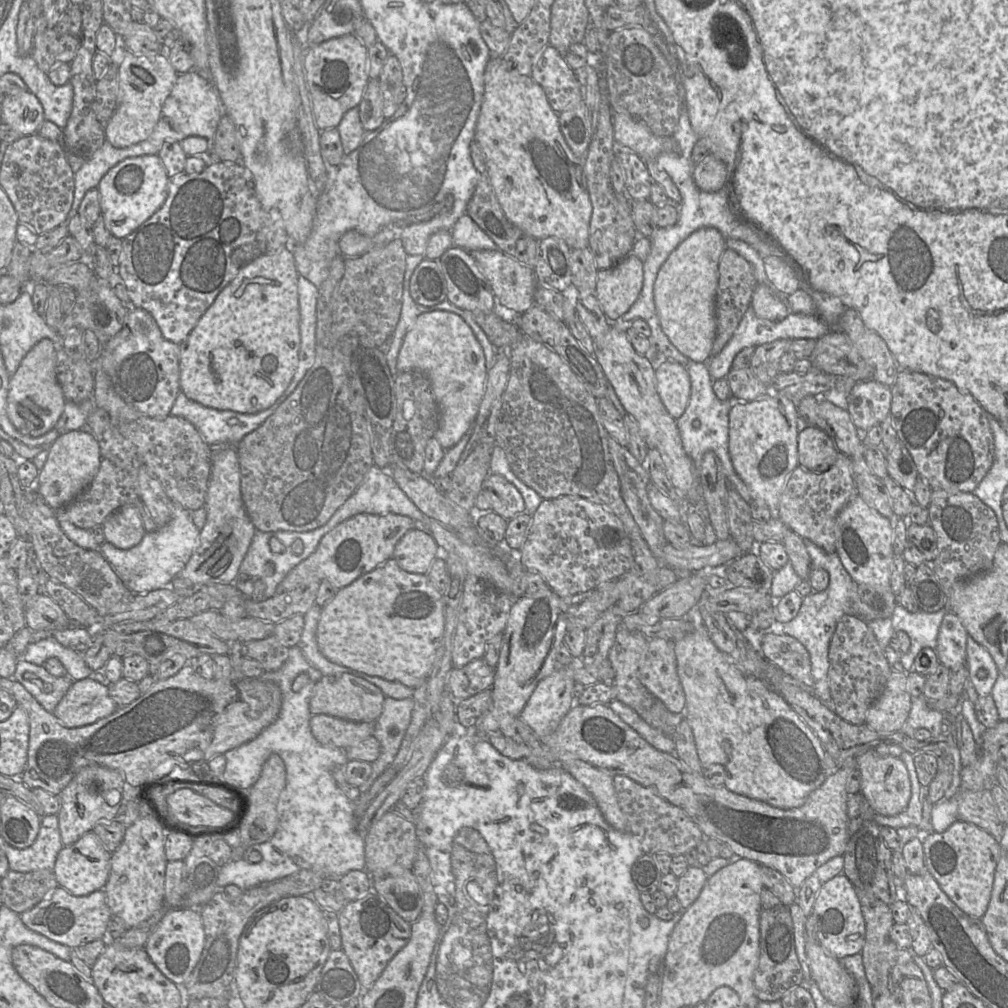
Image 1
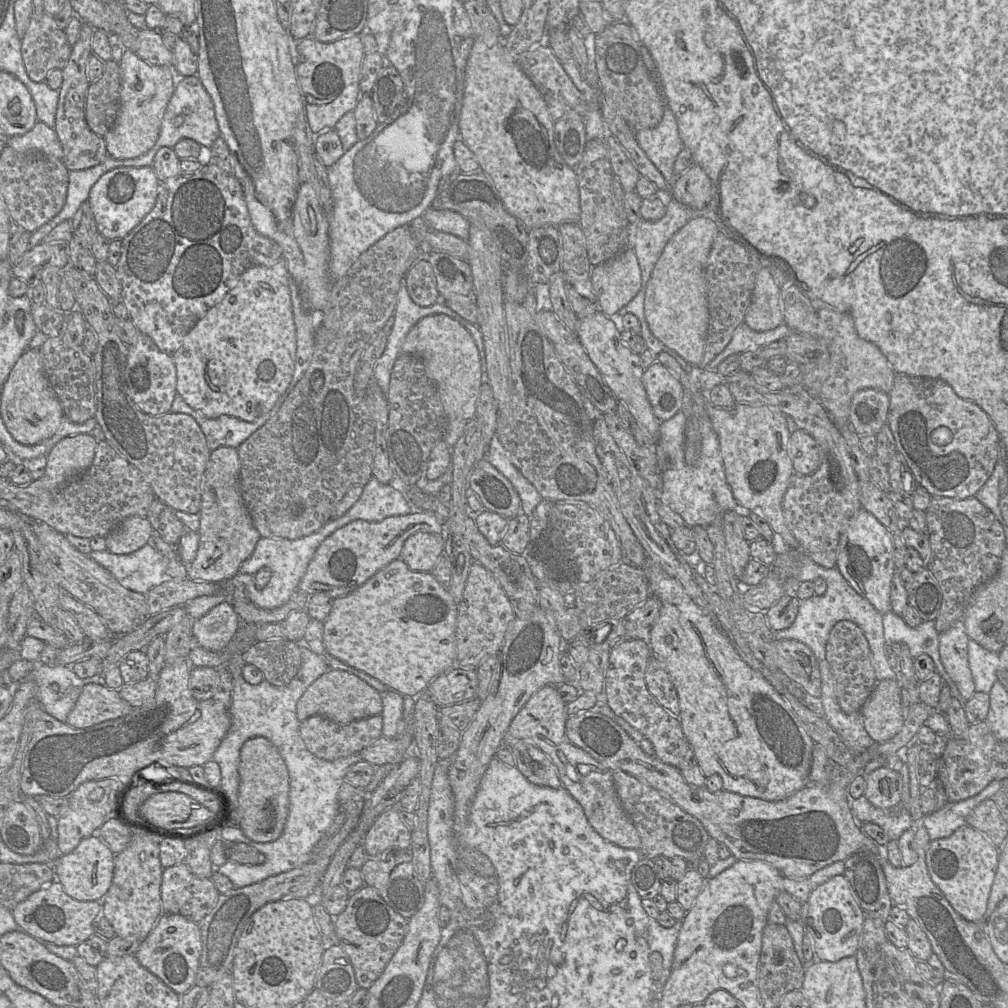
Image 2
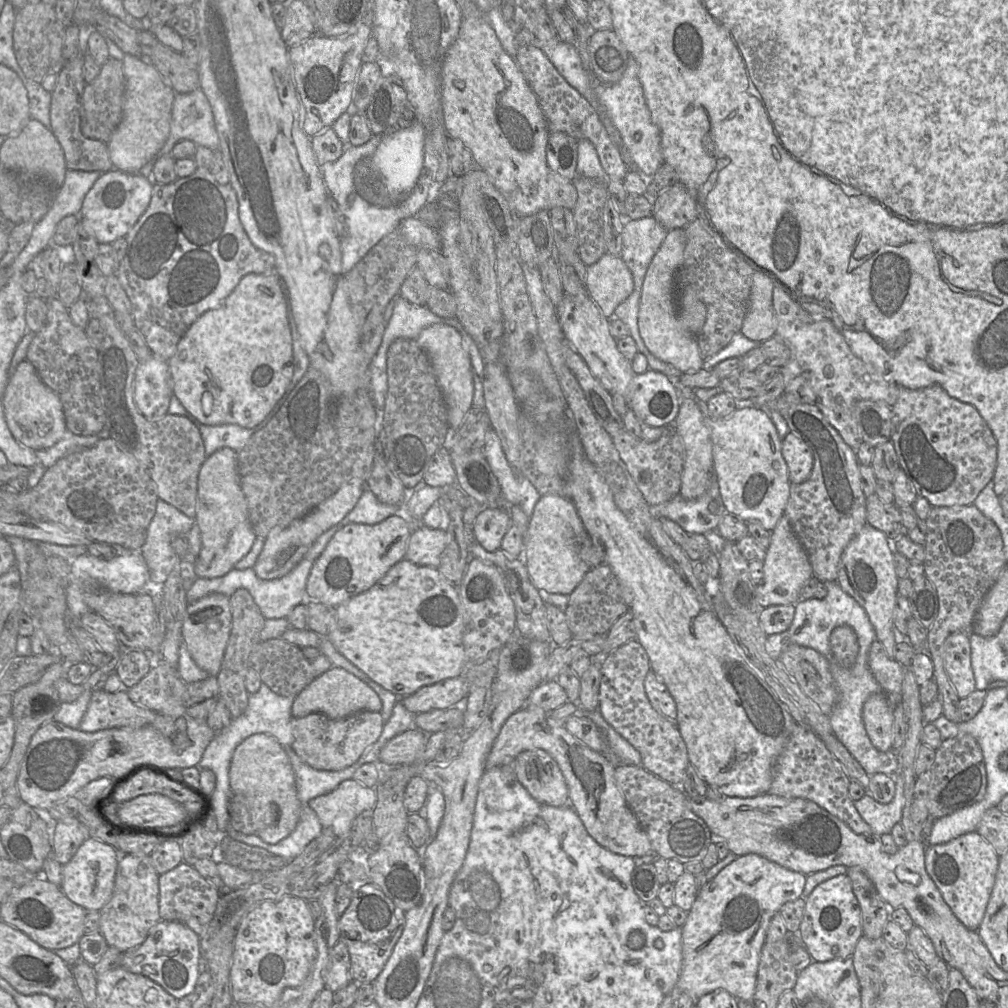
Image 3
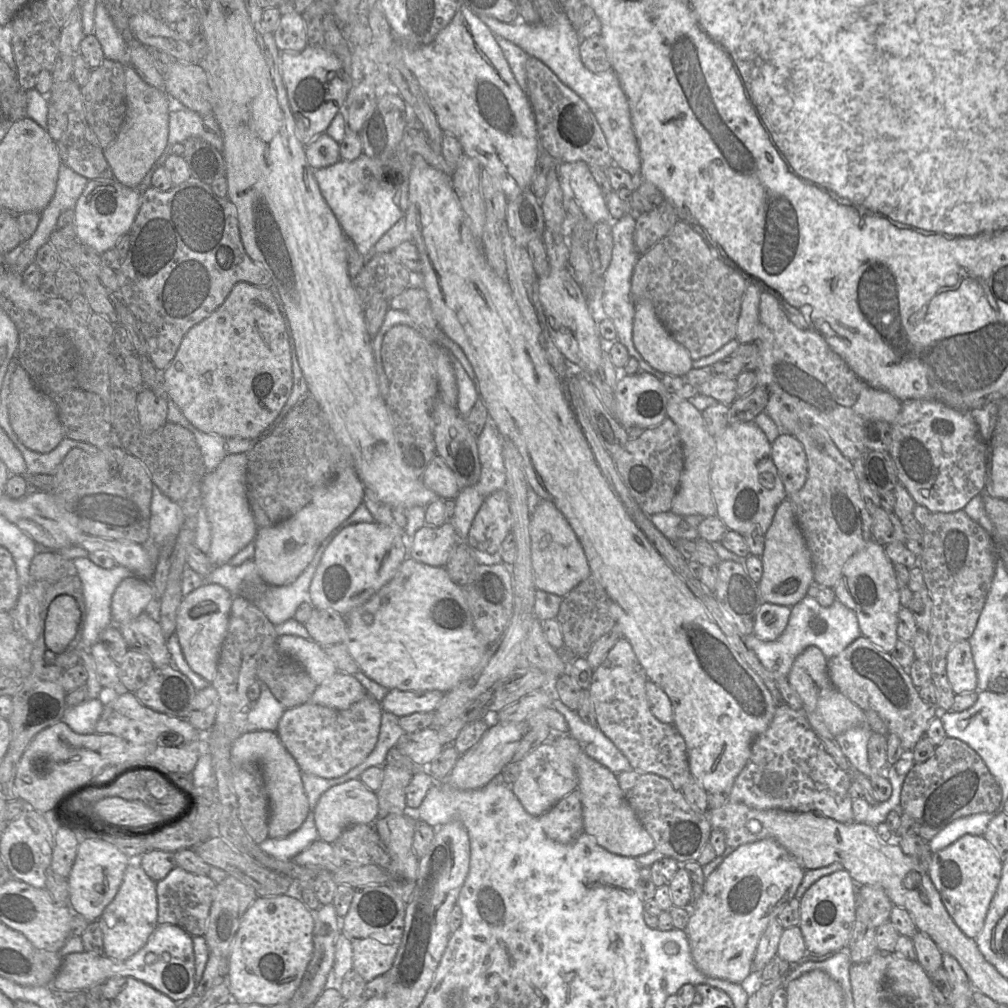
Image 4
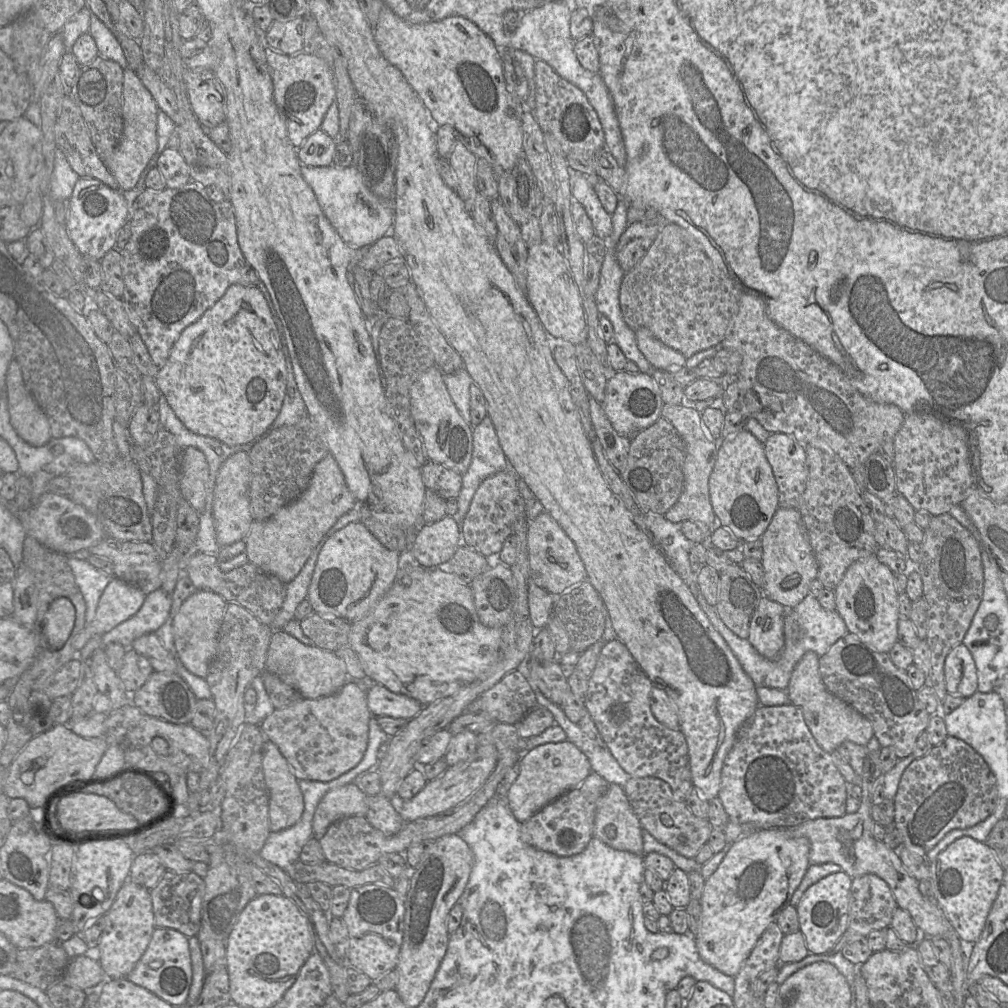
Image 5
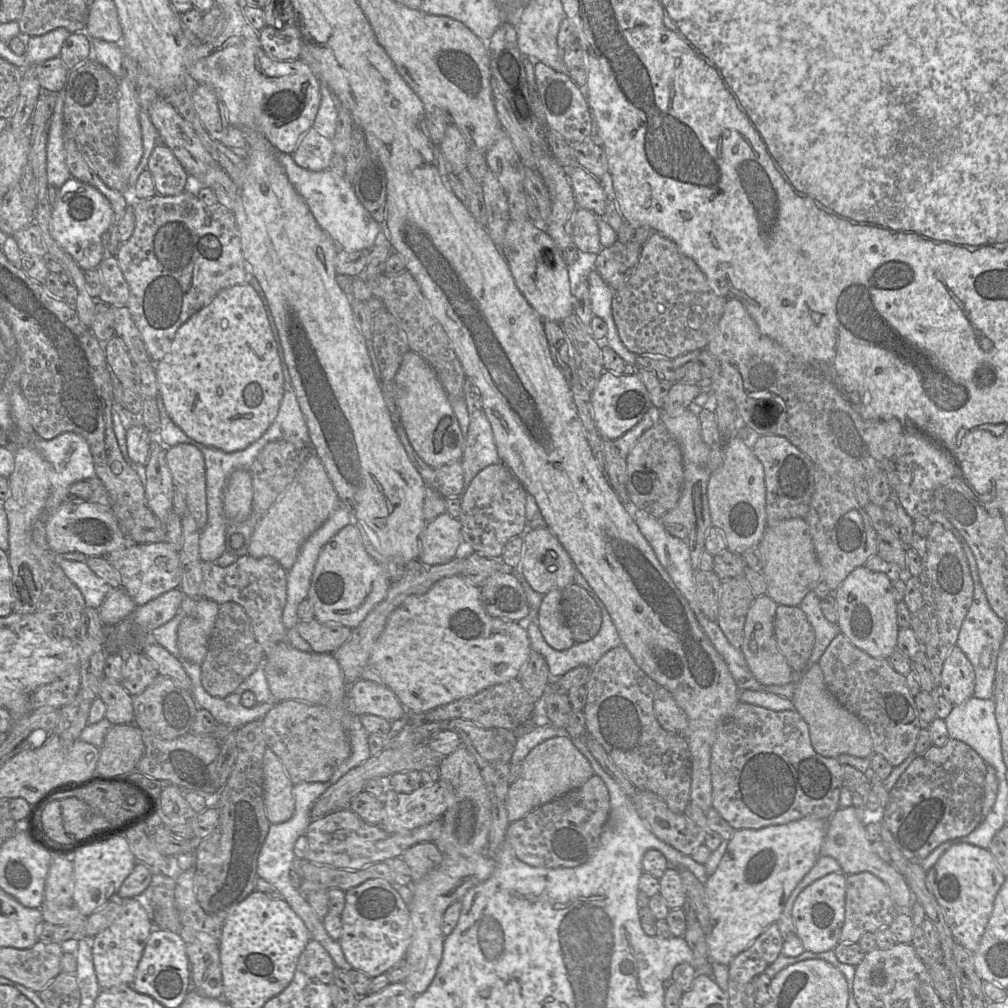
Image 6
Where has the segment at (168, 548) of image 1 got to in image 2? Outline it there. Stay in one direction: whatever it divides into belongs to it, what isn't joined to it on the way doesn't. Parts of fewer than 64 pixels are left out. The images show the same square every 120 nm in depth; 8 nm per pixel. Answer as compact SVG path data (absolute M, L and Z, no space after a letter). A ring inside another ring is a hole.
M151 542L130 554L113 554L104 550L92 551L88 555L107 569L123 587L144 595L166 579L167 562Z

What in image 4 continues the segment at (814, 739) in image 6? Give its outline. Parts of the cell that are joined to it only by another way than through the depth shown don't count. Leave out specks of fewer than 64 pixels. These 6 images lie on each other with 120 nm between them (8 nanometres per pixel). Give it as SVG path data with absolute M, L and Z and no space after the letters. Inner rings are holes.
M809 646L795 658L788 674L788 681L799 695L807 719L819 719L831 735L836 737L852 727L867 723L865 711L831 683L828 659L818 647Z

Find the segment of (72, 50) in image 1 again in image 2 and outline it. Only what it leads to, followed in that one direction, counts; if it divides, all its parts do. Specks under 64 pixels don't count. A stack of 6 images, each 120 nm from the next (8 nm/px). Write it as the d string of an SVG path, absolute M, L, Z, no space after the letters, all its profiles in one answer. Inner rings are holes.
M43 13L31 16L29 27L21 39L21 55L29 78L34 82L43 82L53 69L62 70L68 63L72 46L67 41L65 32L60 29L55 17Z

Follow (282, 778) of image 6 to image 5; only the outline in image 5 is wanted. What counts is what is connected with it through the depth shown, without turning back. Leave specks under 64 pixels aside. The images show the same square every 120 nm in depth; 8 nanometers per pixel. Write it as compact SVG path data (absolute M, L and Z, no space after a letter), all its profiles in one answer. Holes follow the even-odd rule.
M267 739L262 747L262 769L269 798L270 832L295 825L304 810L298 780L278 747Z

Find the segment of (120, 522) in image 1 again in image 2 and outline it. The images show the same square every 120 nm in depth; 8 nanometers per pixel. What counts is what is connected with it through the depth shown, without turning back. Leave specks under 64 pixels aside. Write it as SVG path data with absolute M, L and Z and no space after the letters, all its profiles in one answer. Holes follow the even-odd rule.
M129 516L106 536L107 550L130 554L151 541L153 528L147 517Z

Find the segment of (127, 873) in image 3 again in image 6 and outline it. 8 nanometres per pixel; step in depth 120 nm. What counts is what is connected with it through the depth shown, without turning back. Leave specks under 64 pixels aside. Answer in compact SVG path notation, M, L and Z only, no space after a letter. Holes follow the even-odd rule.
M141 898L123 900L120 912L113 922L104 930L90 938L92 960L97 981L101 989L107 989L121 984L132 985L138 963L154 923L151 910Z

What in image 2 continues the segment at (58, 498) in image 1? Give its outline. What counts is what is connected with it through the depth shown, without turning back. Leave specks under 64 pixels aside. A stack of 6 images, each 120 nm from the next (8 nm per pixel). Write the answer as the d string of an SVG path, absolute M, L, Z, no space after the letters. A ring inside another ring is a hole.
M76 434L60 440L47 455L44 477L48 480L48 489L58 489L72 478L88 469L93 462L96 446L97 440L90 434Z

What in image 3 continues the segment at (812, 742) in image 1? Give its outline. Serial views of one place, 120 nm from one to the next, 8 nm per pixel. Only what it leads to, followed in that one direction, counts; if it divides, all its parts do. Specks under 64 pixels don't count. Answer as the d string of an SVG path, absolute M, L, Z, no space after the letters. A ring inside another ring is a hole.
M572 433L569 442L572 445L572 458L569 463L571 475L571 497L570 500L575 506L585 530L591 539L598 539L605 550L605 564L608 564L622 587L622 596L634 617L635 638L645 649L650 662L650 668L663 681L675 700L677 716L675 722L686 744L688 758L695 768L697 774L709 786L715 786L726 797L755 797L761 794L769 794L768 791L772 782L773 766L786 746L795 726L798 724L790 715L786 706L780 701L776 693L765 682L764 678L739 652L724 625L720 622L714 612L704 608L698 600L694 589L684 578L666 561L660 551L649 538L642 536L627 520L624 514L614 503L610 488L596 470L593 464L587 459L582 451L578 434Z

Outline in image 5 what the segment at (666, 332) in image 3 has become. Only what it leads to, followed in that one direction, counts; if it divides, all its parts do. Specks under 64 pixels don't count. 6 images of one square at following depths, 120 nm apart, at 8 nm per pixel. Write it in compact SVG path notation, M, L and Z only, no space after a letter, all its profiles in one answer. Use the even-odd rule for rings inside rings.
M638 328L635 338L638 349L654 369L671 372L685 366L687 358L657 339L649 329Z

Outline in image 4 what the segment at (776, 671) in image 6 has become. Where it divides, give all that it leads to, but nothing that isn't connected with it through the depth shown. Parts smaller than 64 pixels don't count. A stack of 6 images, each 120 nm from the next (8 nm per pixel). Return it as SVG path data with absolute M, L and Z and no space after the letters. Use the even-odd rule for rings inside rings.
M764 602L759 607L754 624L754 635L762 641L774 641L785 630L791 607Z

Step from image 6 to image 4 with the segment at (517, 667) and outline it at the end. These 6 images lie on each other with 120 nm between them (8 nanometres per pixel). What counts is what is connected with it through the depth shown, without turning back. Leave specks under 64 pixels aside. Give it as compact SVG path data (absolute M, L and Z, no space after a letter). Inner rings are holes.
M407 557L400 565L394 577L367 602L353 609L346 617L347 634L344 640L350 655L356 661L361 672L368 678L388 690L397 689L400 691L430 691L438 690L447 693L460 682L469 678L481 663L483 656L488 648L478 635L472 620L472 616L465 598L464 590L450 578L445 567L430 566L417 562Z

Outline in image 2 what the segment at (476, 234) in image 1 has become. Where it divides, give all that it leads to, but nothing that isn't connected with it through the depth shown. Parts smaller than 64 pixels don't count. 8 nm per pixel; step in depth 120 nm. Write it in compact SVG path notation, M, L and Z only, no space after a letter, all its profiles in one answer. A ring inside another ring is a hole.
M430 207L422 219L429 229L450 233L465 241L469 237L470 222L456 211Z

